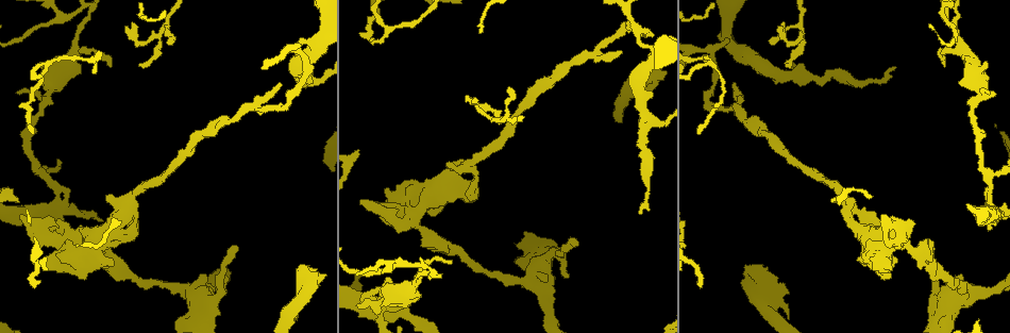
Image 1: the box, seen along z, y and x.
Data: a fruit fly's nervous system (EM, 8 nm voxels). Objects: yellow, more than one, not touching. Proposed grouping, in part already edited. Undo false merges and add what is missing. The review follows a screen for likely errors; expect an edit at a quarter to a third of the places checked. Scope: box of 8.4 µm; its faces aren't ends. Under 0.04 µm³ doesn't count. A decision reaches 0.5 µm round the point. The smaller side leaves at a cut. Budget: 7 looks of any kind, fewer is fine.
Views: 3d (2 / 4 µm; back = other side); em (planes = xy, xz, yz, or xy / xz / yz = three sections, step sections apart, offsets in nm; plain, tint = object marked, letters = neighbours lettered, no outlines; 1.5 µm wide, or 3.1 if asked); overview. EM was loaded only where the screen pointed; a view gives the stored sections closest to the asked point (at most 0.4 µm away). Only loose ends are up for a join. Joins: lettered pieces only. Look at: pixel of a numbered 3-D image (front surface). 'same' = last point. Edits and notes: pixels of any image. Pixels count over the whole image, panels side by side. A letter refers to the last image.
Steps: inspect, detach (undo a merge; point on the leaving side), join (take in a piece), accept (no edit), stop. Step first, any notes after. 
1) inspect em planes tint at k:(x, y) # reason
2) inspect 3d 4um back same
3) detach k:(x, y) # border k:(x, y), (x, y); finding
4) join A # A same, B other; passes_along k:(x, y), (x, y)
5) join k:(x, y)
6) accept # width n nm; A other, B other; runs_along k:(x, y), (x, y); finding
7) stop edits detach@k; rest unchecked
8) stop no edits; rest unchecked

inspect em planes letters at 1:(58, 201) # a fork

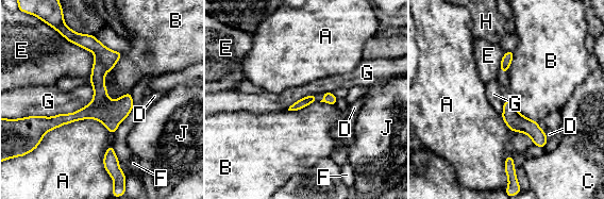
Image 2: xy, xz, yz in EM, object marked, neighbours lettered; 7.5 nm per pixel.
accept # width 70 nm; longest_contact A 550 nm; A other, B other, C other, D other, E other, F other, G other, H other, J other; continuous, no second neuron

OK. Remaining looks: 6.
inspect em xy step 8 letters at 1:(858, 260) # branch stops here

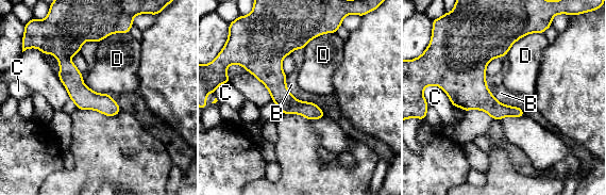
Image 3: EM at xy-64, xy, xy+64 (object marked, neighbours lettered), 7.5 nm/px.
accept # width 160 nm; B other, C other, D other; border 3:(81, 76), (91, 90), (108, 94); no lettered piece goes on from it

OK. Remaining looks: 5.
inspect em planes letters at 1:(21, 214) # free end

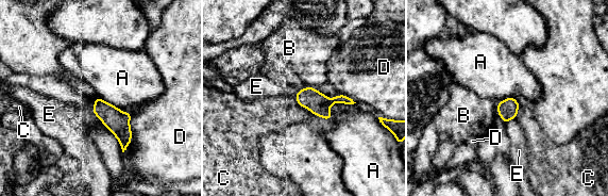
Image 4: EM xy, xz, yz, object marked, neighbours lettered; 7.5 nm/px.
accept # width 150 nm; A other, B other, C other, D other, E other; border 4:(355, 102), (333, 103), (330, 119); none of them fits

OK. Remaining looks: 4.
stop no edits; rest unchecked

